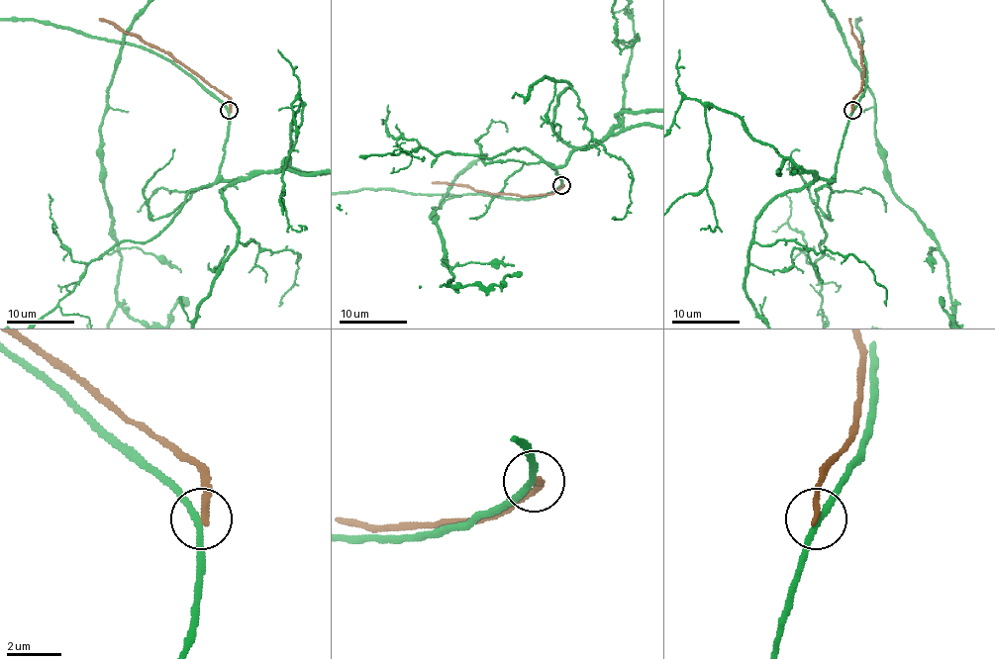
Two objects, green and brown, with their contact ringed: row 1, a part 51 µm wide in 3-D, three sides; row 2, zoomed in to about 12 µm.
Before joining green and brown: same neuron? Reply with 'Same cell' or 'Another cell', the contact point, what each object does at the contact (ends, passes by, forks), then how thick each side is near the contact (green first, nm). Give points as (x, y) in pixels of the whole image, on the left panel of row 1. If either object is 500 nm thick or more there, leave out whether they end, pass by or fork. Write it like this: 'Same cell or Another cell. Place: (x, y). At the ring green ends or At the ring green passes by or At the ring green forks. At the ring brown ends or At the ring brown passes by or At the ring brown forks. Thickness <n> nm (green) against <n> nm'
Another cell. Place: (229, 110). At the ring green passes by. At the ring brown ends. Thickness 220 nm (green) against 240 nm

